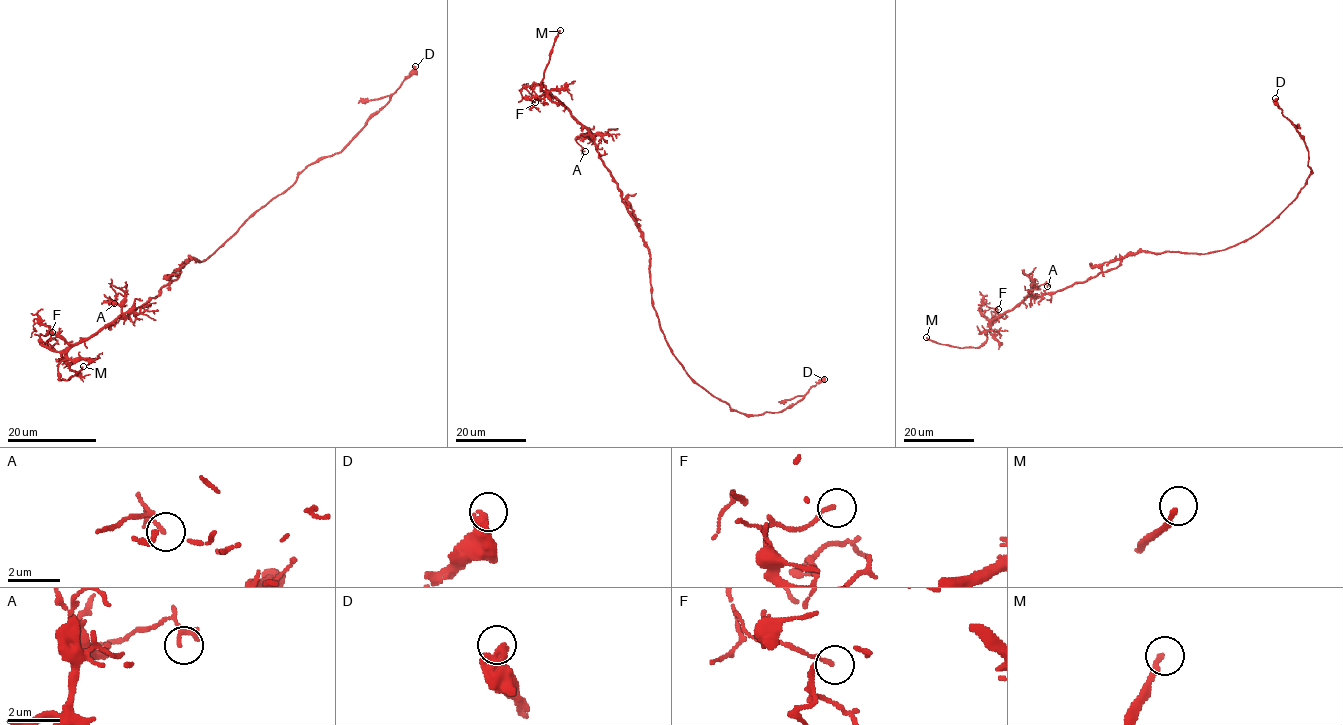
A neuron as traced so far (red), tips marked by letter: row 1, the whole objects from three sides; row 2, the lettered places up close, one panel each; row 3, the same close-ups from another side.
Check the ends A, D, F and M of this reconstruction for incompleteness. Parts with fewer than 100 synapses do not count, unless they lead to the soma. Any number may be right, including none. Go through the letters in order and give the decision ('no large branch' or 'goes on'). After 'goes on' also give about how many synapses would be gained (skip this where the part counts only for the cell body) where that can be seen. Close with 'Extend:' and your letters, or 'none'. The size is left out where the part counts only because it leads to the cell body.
A: no large branch
D: no large branch
F: no large branch
M: goes on
Extend: M

